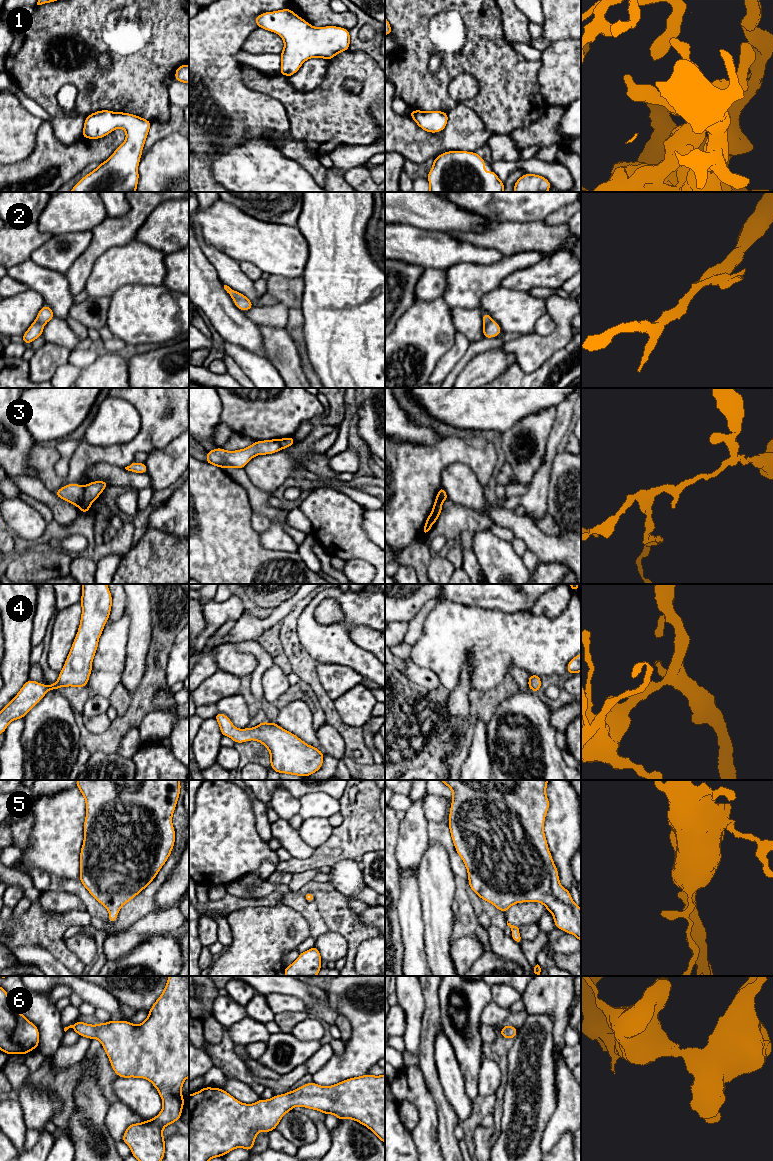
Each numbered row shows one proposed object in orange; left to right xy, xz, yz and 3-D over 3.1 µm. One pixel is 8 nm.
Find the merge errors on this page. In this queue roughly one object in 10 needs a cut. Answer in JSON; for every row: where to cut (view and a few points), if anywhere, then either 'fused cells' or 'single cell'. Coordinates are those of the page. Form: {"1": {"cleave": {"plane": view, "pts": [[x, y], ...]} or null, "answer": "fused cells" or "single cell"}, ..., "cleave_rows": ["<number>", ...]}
{"1": {"cleave": null, "answer": "single cell"}, "2": {"cleave": null, "answer": "single cell"}, "3": {"cleave": {"plane": "xy", "pts": [[84, 487], [82, 502], [78, 506]]}, "answer": "fused cells"}, "4": {"cleave": null, "answer": "single cell"}, "5": {"cleave": null, "answer": "single cell"}, "6": {"cleave": null, "answer": "single cell"}, "cleave_rows": ["3"]}

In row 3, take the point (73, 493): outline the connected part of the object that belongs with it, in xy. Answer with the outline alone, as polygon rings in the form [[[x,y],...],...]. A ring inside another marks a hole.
[[[67,484],[54,492],[54,495],[79,507],[83,502],[84,486],[80,484]]]

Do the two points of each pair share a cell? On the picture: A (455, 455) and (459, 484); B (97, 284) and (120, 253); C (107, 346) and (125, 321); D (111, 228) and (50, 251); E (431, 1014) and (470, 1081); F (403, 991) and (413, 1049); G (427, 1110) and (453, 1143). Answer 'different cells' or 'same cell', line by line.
A: different cells
B: same cell
C: different cells
D: different cells
E: different cells
F: same cell
G: different cells

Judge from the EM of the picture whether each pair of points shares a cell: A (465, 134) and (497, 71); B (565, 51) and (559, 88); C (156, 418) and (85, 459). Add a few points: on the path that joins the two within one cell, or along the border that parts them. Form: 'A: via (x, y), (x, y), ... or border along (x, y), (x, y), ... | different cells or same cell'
A: border along (452, 108), (461, 103), (468, 106), (489, 132) | different cells
B: via (565, 60), (565, 75), (563, 79) | same cell
C: via (143, 437), (124, 454), (104, 454) | same cell

